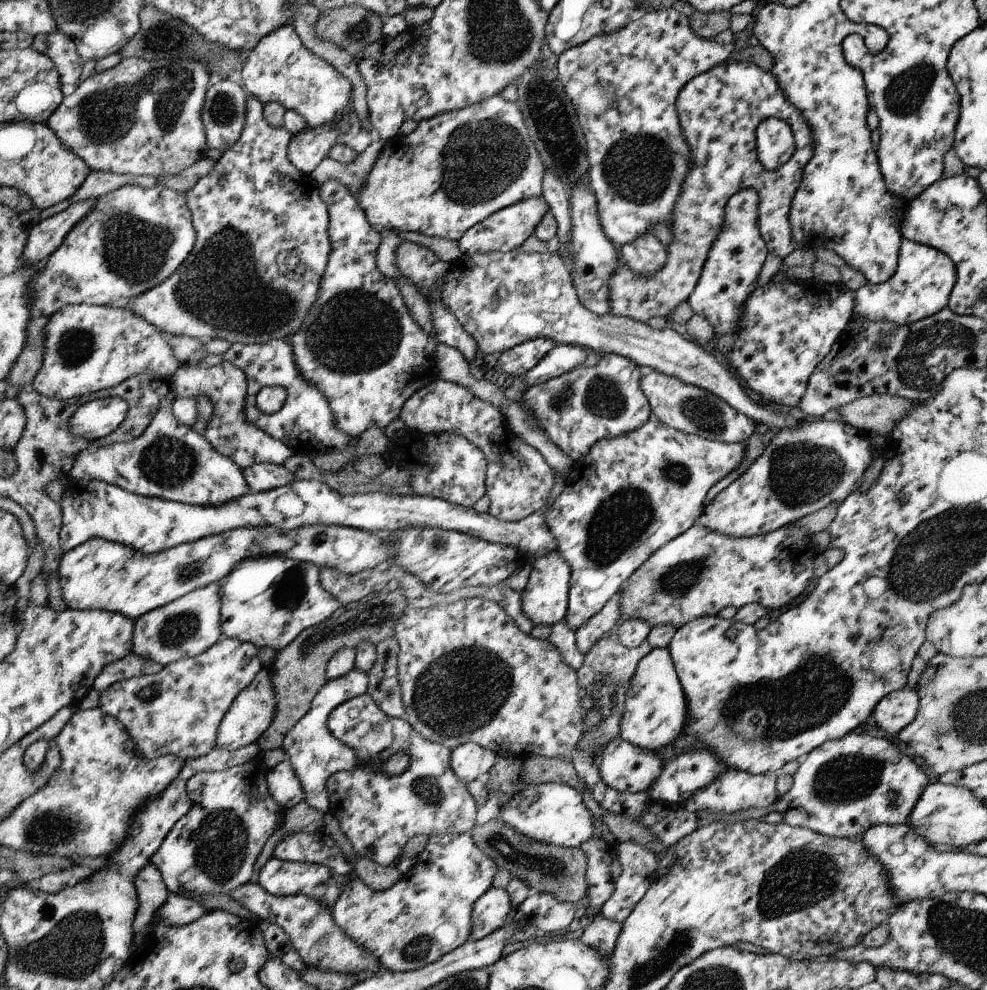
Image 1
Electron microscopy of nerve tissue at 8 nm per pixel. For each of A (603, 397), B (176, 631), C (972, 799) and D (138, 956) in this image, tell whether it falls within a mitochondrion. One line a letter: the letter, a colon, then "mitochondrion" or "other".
A: mitochondrion
B: mitochondrion
C: other
D: other

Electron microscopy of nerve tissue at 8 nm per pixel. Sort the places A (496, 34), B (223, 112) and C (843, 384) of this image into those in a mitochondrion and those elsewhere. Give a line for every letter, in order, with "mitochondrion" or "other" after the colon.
A: mitochondrion
B: mitochondrion
C: other

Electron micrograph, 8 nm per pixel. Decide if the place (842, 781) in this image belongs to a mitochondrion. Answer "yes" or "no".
yes

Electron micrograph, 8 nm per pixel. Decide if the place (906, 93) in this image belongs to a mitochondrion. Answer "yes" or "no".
yes

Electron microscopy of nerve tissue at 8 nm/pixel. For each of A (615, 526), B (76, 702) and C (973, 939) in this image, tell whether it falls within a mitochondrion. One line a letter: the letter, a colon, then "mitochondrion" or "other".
A: mitochondrion
B: other
C: mitochondrion

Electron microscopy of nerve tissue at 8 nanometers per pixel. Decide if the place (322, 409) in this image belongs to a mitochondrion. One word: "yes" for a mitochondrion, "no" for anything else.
no

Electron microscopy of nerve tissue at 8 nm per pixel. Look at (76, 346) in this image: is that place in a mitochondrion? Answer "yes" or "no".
yes

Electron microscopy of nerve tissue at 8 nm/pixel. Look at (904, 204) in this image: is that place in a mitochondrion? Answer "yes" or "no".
no

